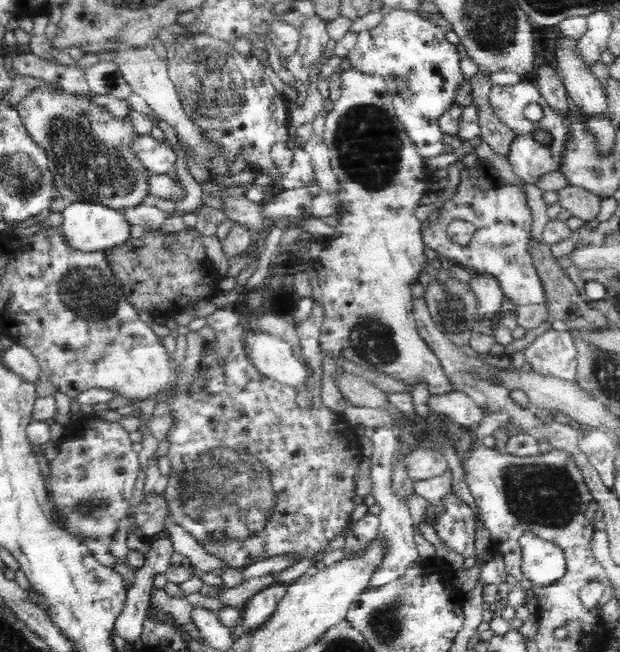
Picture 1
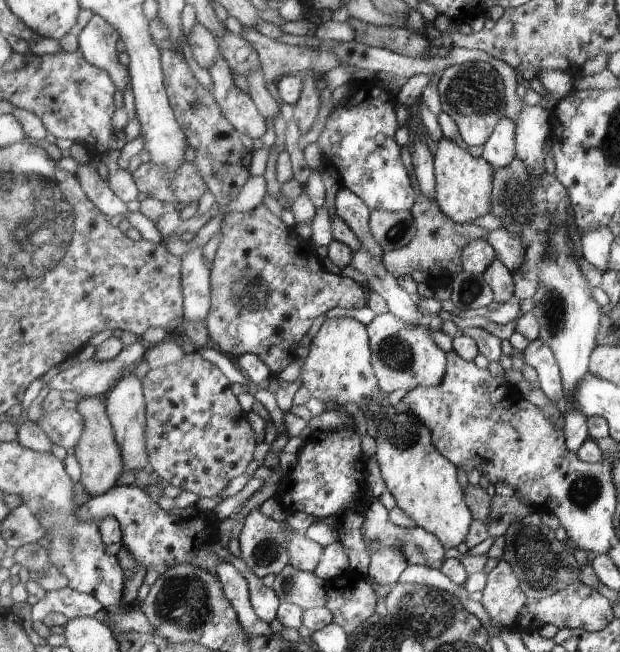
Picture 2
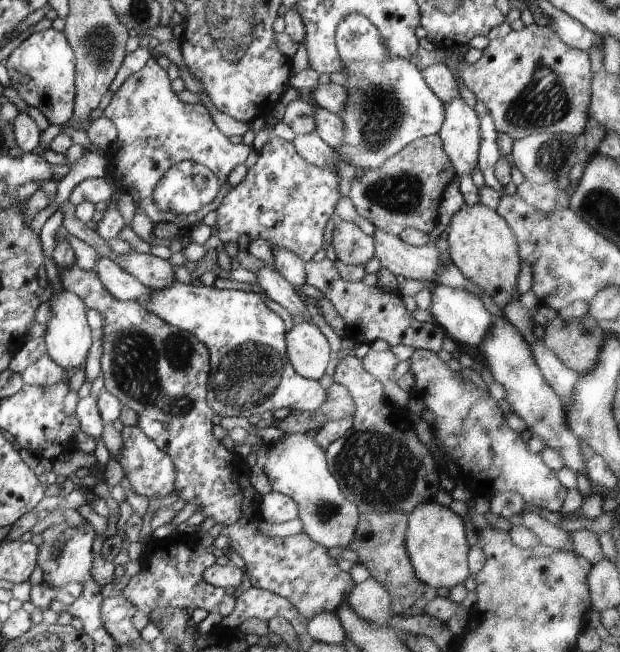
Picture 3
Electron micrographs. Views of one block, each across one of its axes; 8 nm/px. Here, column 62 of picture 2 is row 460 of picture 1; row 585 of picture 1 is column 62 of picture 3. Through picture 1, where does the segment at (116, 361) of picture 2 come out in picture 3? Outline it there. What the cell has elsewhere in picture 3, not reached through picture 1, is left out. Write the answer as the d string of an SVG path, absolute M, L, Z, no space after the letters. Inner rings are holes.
M48 354L40 360L34 360L26 370L20 372L25 384L32 386L52 386L52 384L66 384L72 375L71 371L60 368Z

